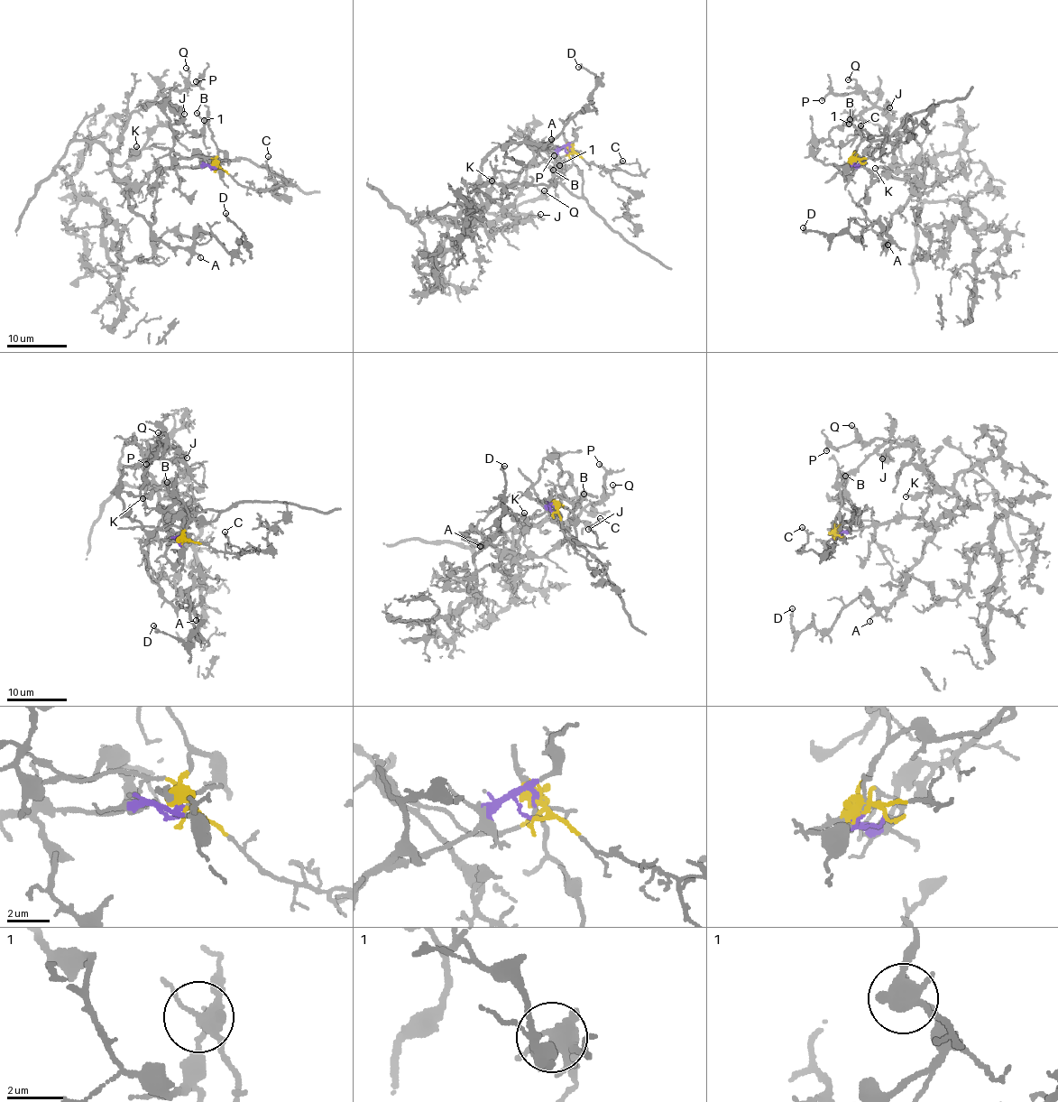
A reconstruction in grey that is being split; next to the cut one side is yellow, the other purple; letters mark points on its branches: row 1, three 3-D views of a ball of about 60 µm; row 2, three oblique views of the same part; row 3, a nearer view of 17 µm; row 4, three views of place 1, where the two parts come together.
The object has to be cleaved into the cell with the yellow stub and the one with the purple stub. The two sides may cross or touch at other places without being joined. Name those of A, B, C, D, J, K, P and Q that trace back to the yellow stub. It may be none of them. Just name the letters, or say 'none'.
B, C

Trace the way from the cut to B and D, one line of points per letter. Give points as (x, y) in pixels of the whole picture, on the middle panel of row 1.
B: (568, 153), (572, 152), (571, 168), (558, 164), (552, 171)
D: (568, 152), (528, 165), (501, 203), (481, 198), (494, 149), (553, 141), (590, 104), (597, 78), (578, 67)

